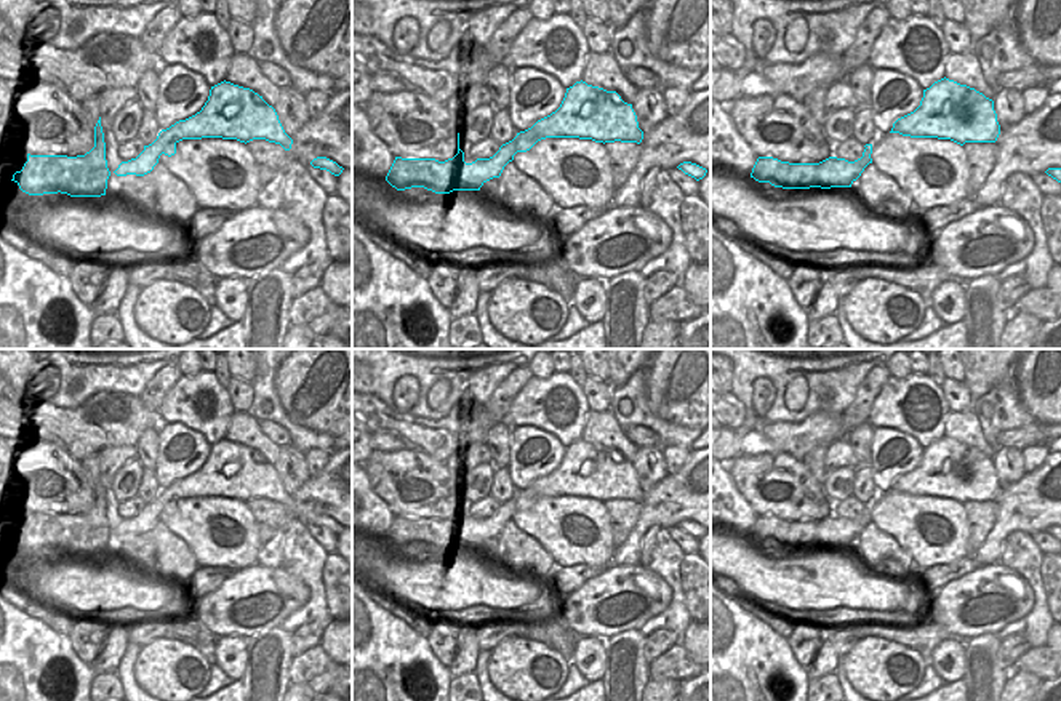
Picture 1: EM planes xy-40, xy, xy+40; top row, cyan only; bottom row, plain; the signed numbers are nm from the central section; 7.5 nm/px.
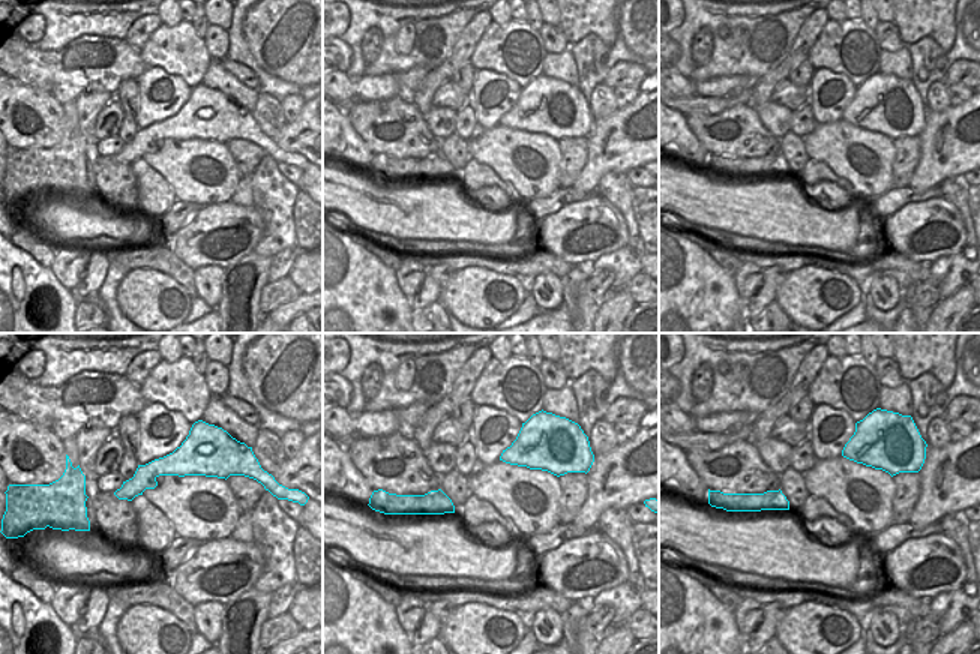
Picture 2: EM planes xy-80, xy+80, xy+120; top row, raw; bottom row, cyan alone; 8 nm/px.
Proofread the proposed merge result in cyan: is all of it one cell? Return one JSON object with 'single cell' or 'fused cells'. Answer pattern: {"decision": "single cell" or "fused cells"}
{"decision": "single cell"}

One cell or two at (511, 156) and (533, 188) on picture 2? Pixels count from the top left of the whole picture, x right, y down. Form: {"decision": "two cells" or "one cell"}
{"decision": "one cell"}

